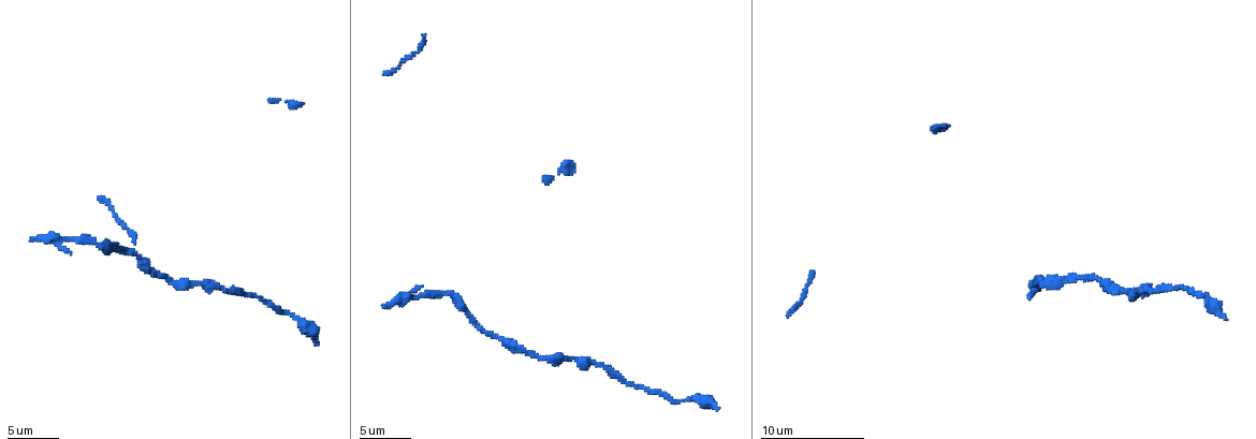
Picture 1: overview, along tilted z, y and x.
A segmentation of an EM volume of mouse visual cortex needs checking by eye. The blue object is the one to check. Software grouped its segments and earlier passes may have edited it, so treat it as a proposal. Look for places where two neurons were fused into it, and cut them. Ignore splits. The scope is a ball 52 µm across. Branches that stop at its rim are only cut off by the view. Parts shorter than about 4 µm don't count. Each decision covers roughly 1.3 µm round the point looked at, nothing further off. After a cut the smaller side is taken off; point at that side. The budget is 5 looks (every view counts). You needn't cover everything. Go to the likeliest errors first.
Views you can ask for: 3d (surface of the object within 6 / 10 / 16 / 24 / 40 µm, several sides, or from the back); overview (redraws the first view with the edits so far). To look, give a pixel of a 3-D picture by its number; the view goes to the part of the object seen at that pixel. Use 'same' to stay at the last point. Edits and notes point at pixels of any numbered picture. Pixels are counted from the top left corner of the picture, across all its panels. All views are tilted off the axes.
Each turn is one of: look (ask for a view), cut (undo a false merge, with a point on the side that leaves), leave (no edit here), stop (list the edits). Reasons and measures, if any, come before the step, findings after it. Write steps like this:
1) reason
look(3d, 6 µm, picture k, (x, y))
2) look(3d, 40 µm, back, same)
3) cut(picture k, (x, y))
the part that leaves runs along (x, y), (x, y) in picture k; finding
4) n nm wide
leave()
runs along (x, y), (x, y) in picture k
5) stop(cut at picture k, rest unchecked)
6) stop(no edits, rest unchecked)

look(3d, 10 µm, picture 1, (96, 244))

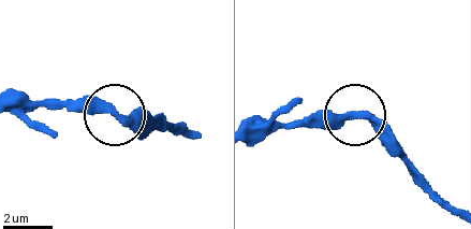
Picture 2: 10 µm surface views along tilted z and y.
leave()
runs along (352, 117), (317, 112), (276, 123) in picture 2; one neuron here

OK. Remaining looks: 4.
look(3d, 10 µm, picture 1, (1151, 291))

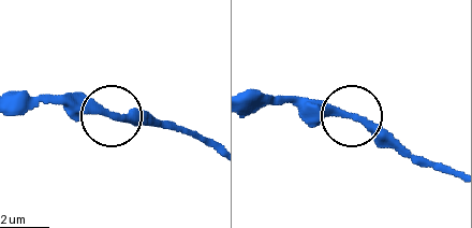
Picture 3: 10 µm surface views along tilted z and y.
leave()
runs along (11, 95), (99, 105), (160, 123) in picture 3; one neuron here

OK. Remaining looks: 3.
thick turns thin
look(3d, 10 µm, picture 1, (506, 342))

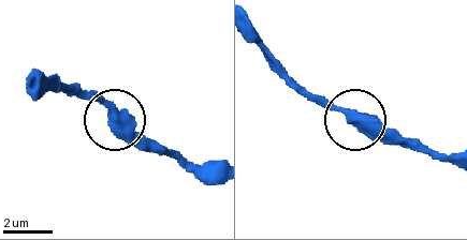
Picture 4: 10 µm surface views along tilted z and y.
leave()
runs along (40, 80), (103, 98), (149, 150) in picture 4; all the same neuron

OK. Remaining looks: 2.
stop(no edits, rest unchecked)

